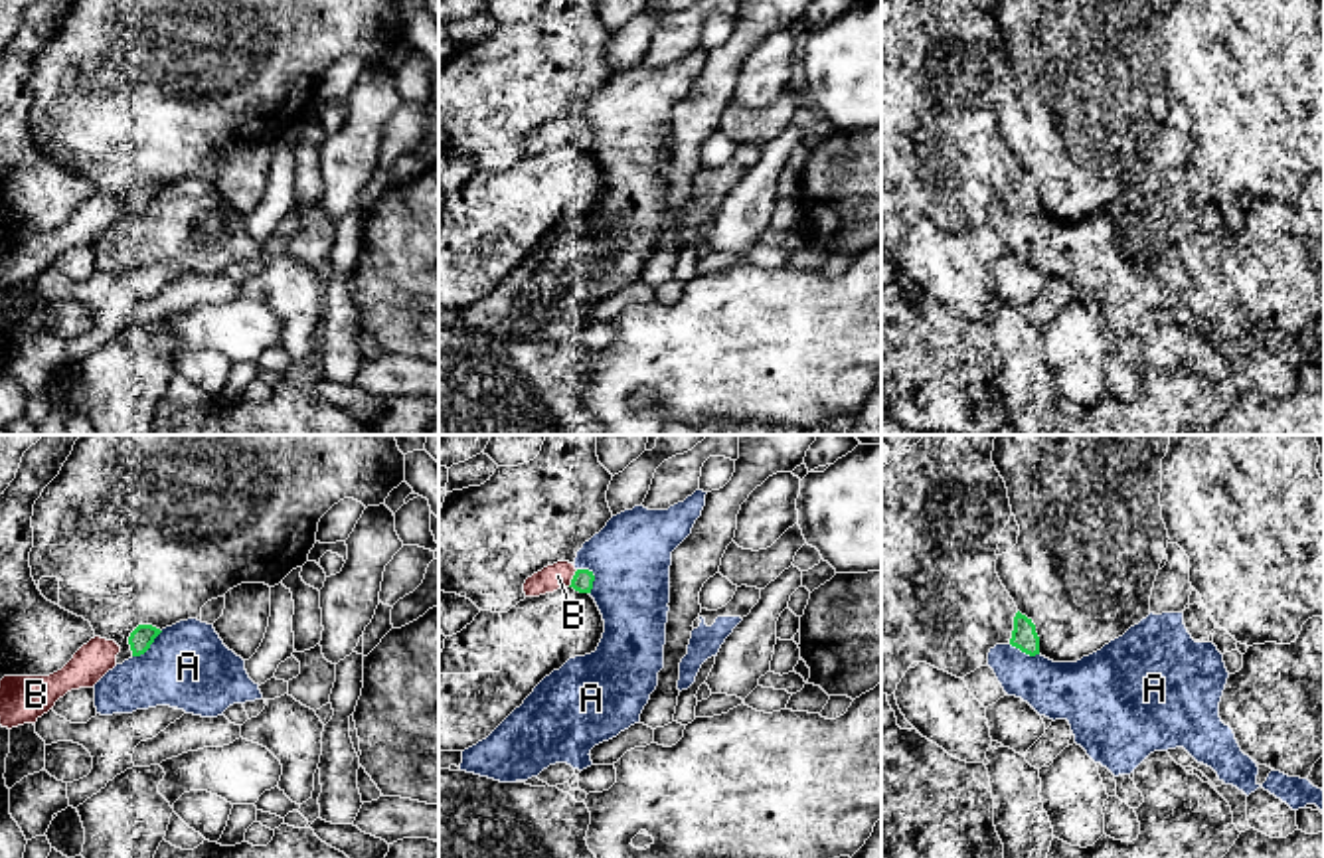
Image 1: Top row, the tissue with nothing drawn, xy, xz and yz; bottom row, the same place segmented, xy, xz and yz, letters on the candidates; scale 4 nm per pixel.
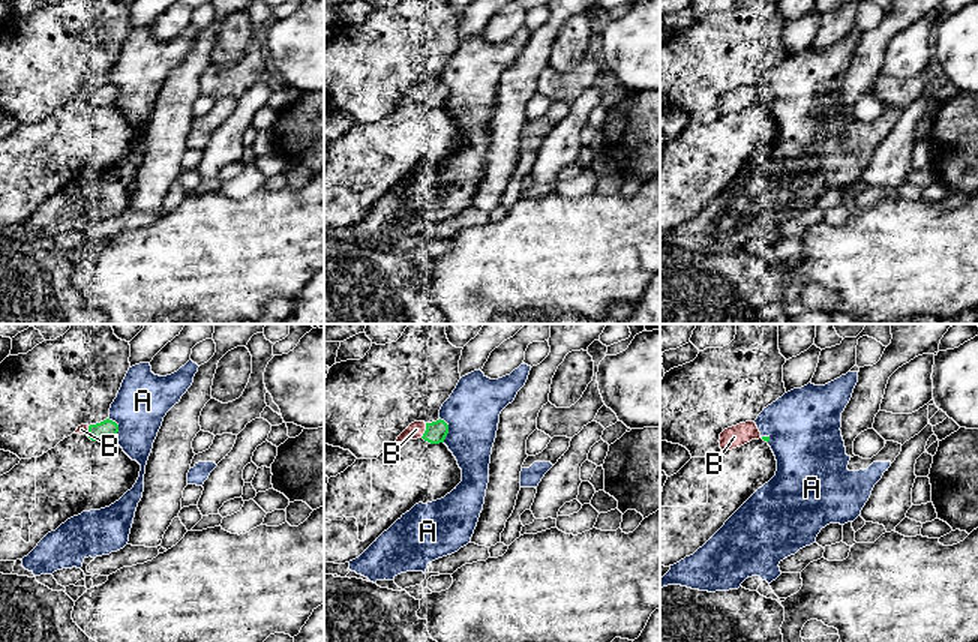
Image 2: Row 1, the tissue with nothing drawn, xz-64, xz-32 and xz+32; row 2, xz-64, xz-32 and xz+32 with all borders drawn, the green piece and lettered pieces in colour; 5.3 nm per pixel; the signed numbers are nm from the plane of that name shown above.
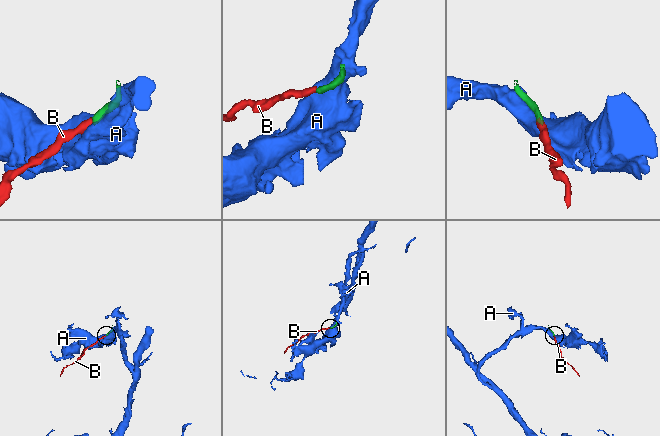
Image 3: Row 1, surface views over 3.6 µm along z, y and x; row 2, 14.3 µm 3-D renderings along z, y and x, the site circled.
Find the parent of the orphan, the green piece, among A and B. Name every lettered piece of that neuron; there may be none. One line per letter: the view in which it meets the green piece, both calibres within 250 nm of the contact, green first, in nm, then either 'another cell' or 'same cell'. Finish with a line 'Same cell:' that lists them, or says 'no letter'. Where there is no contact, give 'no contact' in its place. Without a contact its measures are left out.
A: meets green in xz; 90 nm thick on the green side, 320 nm on the other; another cell
B: meets green in xz; 90 nm thick on the green side, 110 nm on the other; same cell
Same cell: B

